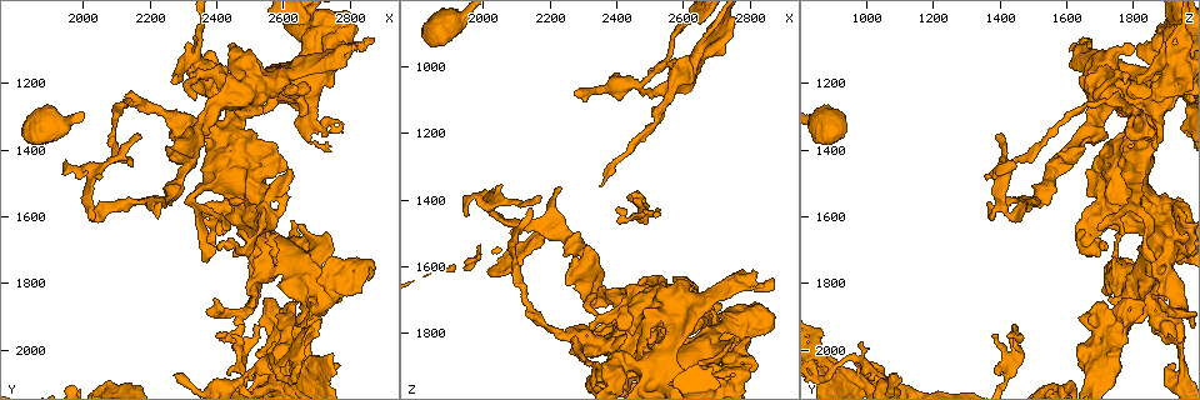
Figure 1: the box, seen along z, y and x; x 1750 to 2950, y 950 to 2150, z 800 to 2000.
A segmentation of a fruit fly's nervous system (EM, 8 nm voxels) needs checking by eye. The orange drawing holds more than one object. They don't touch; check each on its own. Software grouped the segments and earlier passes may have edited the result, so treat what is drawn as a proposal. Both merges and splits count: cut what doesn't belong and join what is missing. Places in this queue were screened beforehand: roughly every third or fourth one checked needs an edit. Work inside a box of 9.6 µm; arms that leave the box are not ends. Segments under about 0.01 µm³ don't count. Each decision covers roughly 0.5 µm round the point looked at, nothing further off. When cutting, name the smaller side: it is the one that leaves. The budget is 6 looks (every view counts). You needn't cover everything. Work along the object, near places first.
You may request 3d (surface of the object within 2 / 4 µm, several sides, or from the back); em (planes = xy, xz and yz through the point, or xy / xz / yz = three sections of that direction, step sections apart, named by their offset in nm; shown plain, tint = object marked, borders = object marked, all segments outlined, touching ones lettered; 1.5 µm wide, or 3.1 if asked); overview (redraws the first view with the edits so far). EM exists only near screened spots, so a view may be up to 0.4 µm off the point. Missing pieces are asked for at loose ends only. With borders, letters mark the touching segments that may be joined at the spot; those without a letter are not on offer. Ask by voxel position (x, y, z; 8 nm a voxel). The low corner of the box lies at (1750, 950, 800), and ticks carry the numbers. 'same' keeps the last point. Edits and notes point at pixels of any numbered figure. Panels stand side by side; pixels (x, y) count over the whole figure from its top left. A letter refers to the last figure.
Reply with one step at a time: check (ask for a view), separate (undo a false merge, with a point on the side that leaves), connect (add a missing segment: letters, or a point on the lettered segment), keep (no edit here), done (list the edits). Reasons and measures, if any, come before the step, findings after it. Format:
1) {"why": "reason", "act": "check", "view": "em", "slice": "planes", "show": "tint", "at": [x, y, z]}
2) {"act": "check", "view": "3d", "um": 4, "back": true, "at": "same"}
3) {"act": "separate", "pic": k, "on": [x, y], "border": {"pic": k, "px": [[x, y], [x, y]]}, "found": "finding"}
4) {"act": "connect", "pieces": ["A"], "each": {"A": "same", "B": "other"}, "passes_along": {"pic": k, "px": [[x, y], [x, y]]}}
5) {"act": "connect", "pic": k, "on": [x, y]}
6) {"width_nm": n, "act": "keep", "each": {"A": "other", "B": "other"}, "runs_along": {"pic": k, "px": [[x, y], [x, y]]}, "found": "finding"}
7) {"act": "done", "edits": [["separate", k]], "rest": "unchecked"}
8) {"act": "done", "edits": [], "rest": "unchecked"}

{"why": "branch stops here", "act": "check", "view": "3d", "um": 2, "at": [2430, 1640, 1690]}

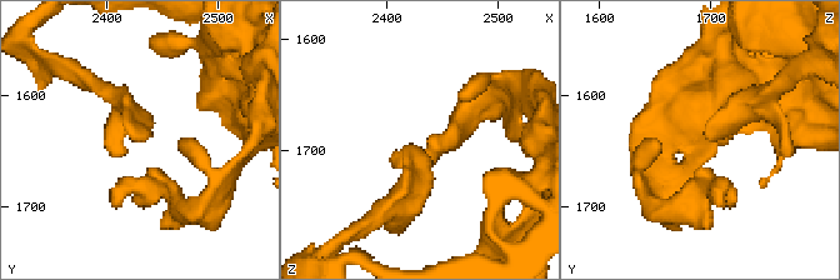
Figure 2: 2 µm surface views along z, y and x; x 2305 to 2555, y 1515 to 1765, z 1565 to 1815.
{"act": "check", "view": "em", "slice": "planes", "show": "plain", "at": [2430, 1636, 1698]}

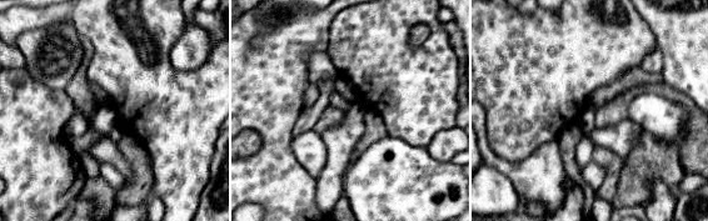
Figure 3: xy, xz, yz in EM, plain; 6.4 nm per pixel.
{"why": "what lies round it", "act": "check", "view": "em", "slice": "planes", "show": "borders", "at": "same"}

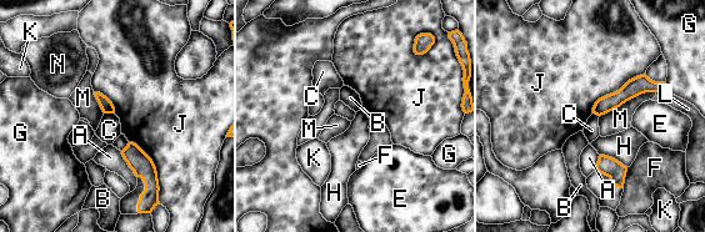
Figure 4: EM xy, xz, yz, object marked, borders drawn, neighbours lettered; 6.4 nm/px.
{"longest_contact_nm": ["J", 440], "act": "keep", "each": {"A": "other", "B": "other", "C": "other", "E": "other", "F": "other", "G": "other", "H": "other", "J": "other", "K": "other", "L": "other", "M": "other", "N": "other"}, "found": "no lettered segment goes on from it"}

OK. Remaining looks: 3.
{"act": "check", "view": "3d", "um": 2, "back": true, "at": [2270, 2070, 1070]}

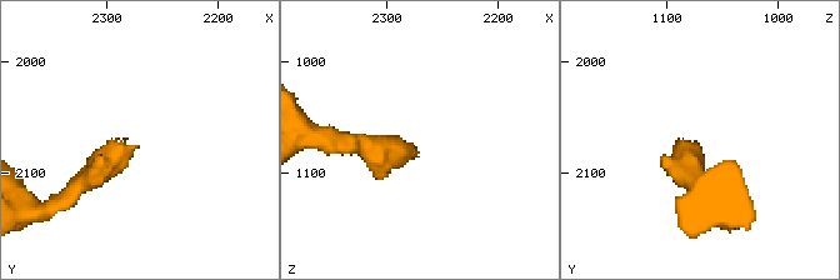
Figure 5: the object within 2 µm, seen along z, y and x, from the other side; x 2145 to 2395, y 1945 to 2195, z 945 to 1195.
{"why": "shape alone is not enough", "act": "check", "view": "em", "slice": "yz", "step": 4, "show": "tint", "at": [2274, 2076, 1072]}

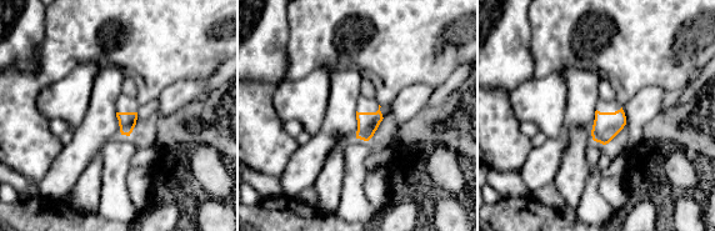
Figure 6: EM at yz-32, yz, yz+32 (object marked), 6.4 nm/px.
{"act": "check", "view": "em", "slice": "planes", "show": "borders", "at": "same"}

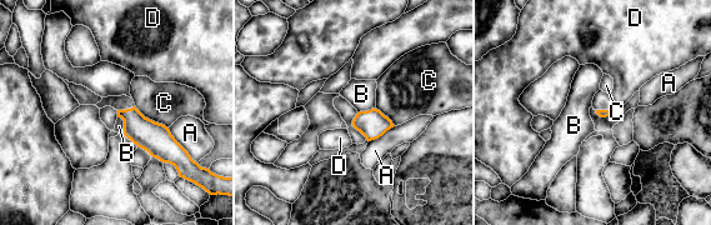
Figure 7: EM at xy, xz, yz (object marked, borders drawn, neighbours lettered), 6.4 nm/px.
{"act": "keep", "each": {"A": "other", "B": "other", "C": "other", "D": "other"}, "border": {"pic": 7, "px": [[118, 116], [123, 120], [124, 134]]}, "found": "none of them fits"}

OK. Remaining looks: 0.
{"act": "done", "edits": [], "rest": "unchecked"}

